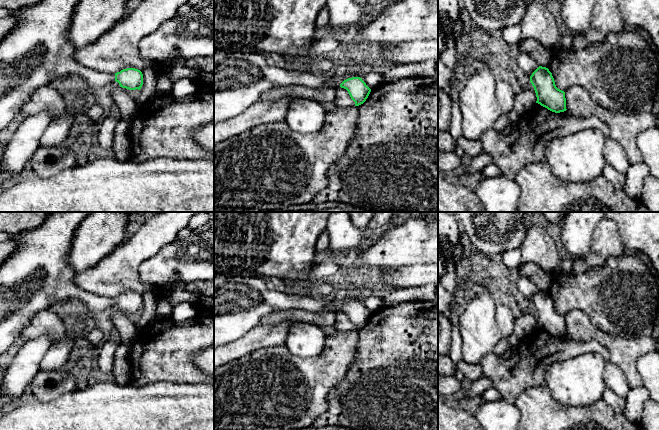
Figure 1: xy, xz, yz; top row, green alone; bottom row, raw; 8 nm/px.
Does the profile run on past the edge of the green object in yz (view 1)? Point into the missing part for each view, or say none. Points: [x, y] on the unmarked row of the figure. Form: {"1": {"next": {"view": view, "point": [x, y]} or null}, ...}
{"1": {"next": null}}

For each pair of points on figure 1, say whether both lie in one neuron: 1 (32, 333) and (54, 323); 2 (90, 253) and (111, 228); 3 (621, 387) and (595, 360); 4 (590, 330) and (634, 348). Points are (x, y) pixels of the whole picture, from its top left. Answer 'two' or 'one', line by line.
1: one
2: one
3: two
4: one

